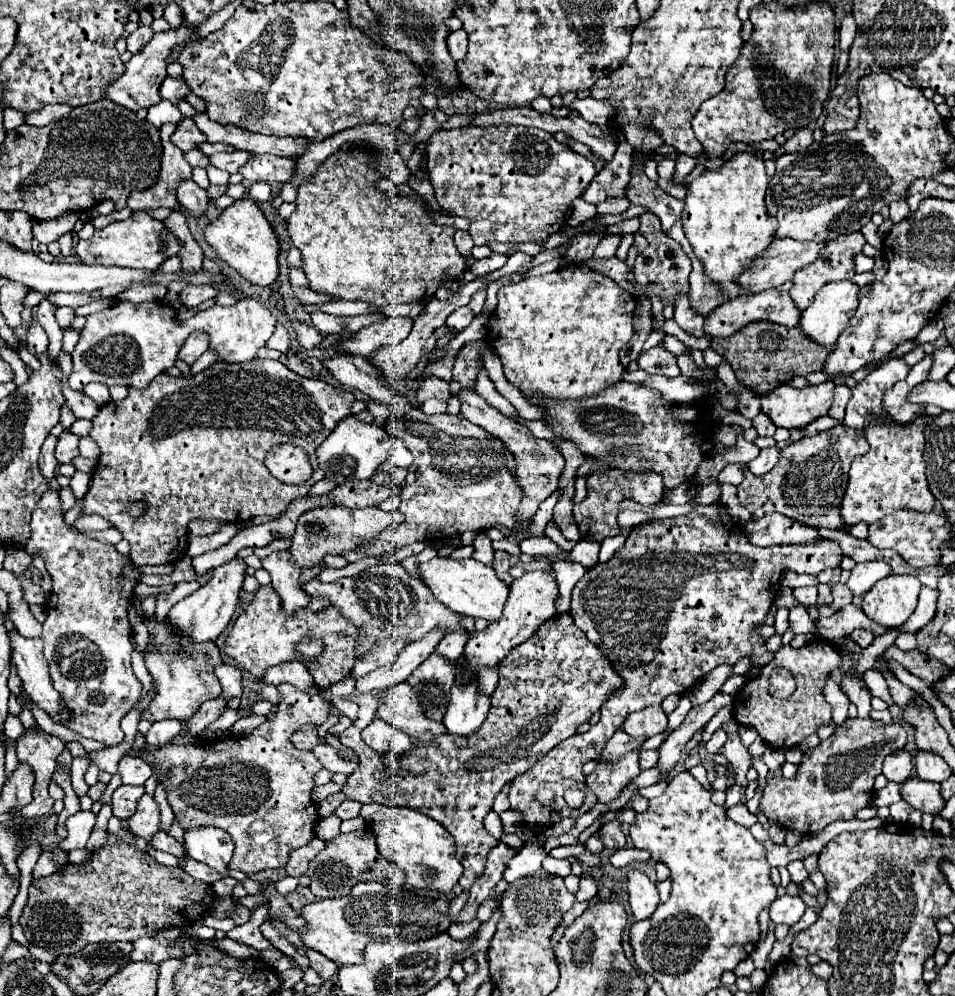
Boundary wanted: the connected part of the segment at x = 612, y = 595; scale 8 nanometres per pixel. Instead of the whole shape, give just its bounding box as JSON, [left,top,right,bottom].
[510,503,842,827]

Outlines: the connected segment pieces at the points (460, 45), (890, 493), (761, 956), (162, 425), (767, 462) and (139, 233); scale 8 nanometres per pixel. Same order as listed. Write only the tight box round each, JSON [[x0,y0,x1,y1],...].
[[446,29,468,61],[842,359,934,525],[750,922,776,969],[84,359,354,565],[748,445,780,475],[76,211,180,271]]

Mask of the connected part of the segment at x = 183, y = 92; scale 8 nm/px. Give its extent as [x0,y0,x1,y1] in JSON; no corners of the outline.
[160,77,190,105]

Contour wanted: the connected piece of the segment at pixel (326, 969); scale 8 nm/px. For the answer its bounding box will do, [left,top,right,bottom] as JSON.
[306,949,338,979]

